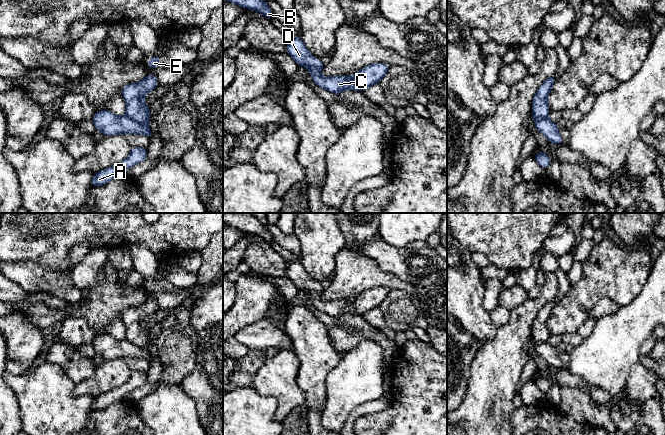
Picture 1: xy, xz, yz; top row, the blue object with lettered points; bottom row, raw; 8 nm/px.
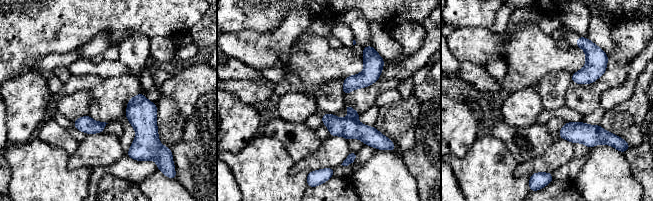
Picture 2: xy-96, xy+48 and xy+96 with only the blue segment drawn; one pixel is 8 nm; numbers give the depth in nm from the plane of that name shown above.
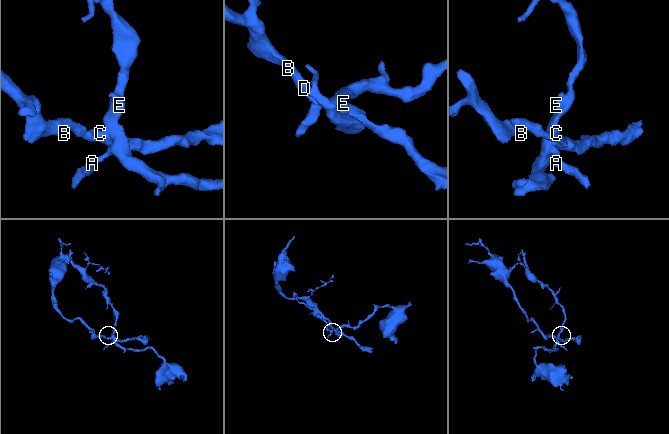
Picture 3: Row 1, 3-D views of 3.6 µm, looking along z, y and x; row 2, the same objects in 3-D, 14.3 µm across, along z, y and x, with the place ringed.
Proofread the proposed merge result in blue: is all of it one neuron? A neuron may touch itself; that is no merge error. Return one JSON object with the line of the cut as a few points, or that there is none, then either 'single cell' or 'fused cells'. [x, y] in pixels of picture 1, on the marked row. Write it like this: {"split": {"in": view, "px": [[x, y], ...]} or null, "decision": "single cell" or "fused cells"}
{"split": {"in": "xy", "px": [[126, 115], [146, 126]]}, "decision": "fused cells"}

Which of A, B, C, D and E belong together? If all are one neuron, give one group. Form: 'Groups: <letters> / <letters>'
Groups: A E / B C D

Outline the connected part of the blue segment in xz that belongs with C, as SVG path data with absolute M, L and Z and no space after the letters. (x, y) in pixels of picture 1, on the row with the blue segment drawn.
M299 35L287 38L287 53L295 60L298 66L306 67L310 70L310 75L317 86L334 94L341 94L344 90L355 90L352 76L322 77L323 62L313 57Z

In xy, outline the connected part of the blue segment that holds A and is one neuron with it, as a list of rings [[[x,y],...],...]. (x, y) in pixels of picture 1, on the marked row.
[[[132,147],[129,156],[120,164],[104,169],[95,173],[91,182],[92,187],[103,185],[117,176],[122,176],[123,173],[147,159],[147,149],[141,147]]]

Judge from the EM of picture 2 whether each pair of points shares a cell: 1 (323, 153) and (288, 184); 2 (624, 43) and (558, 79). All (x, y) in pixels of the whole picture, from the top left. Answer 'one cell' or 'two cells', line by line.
1: two cells
2: two cells

